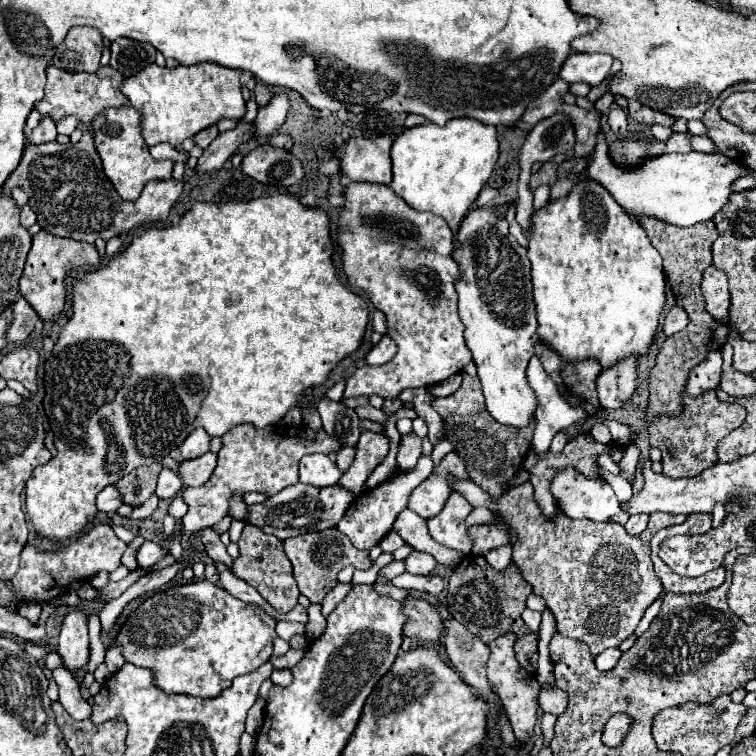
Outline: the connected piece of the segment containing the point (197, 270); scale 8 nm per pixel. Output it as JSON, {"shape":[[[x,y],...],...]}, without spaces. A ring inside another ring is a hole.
{"shape":[[[274,194],[274,196],[262,196],[262,198],[256,198],[256,200],[248,200],[248,202],[228,202],[228,204],[196,202],[196,204],[182,216],[182,220],[180,220],[178,226],[168,226],[168,228],[136,228],[130,246],[128,246],[124,252],[116,254],[106,266],[102,266],[102,268],[98,268],[98,270],[78,272],[78,274],[76,274],[76,278],[74,278],[74,282],[72,282],[72,318],[70,318],[68,324],[62,328],[60,338],[58,338],[58,342],[54,344],[54,350],[52,350],[52,354],[46,358],[46,364],[44,364],[44,400],[42,400],[42,406],[44,406],[44,412],[46,412],[46,416],[48,416],[48,420],[50,420],[50,430],[52,430],[52,434],[54,434],[54,446],[56,446],[58,454],[56,454],[48,464],[34,468],[34,470],[32,470],[32,476],[30,476],[28,482],[26,482],[26,510],[28,510],[30,522],[34,524],[34,528],[36,528],[42,536],[52,538],[52,540],[78,538],[78,536],[84,532],[84,528],[88,526],[88,522],[92,522],[92,520],[96,518],[96,512],[98,512],[98,510],[96,510],[92,504],[94,504],[96,494],[98,494],[102,488],[106,488],[106,486],[118,482],[122,476],[130,474],[130,472],[136,470],[138,466],[152,464],[154,460],[162,462],[162,458],[168,456],[170,450],[178,448],[178,446],[182,444],[182,440],[186,440],[186,436],[188,436],[194,428],[198,428],[198,426],[202,426],[210,436],[224,436],[224,434],[228,432],[228,428],[238,426],[238,424],[254,424],[256,428],[266,428],[266,426],[278,422],[278,420],[296,404],[296,396],[298,396],[298,394],[302,394],[306,388],[324,384],[326,378],[328,378],[328,372],[330,372],[342,358],[346,358],[348,354],[352,354],[352,352],[360,346],[362,336],[364,336],[364,330],[366,330],[366,324],[368,324],[368,308],[366,308],[366,302],[364,302],[358,294],[350,292],[350,288],[344,286],[340,272],[338,272],[338,270],[334,268],[334,264],[332,264],[332,258],[330,258],[330,256],[332,256],[334,248],[332,248],[332,244],[330,244],[330,226],[328,226],[328,224],[330,224],[330,222],[328,222],[328,216],[326,216],[324,212],[320,212],[320,210],[316,210],[316,208],[306,208],[306,206],[302,206],[300,200],[298,200],[296,196],[290,196],[290,194]]]}

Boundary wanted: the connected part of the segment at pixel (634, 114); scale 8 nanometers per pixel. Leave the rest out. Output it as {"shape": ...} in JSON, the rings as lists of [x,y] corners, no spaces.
{"shape":[[[628,100],[628,116],[636,122],[642,122],[646,126],[650,124],[662,124],[662,126],[672,126],[674,118],[672,116],[662,116],[662,112],[654,112],[652,108],[646,108],[634,100]]]}

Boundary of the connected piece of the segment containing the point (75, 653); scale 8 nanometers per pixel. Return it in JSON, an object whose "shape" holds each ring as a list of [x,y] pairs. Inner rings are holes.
{"shape":[[[80,610],[70,612],[64,618],[56,652],[62,658],[64,668],[70,674],[80,672],[88,662],[88,622]]]}

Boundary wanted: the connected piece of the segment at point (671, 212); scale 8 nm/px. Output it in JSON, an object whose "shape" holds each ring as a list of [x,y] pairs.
{"shape":[[[598,132],[598,142],[592,154],[590,164],[586,166],[584,176],[598,180],[614,200],[632,216],[654,216],[658,220],[668,220],[674,226],[694,226],[698,222],[712,220],[714,214],[728,202],[732,194],[732,184],[746,176],[746,168],[736,160],[730,160],[722,154],[704,154],[704,152],[688,152],[688,154],[662,154],[650,158],[642,164],[642,168],[626,170],[618,168],[610,156],[606,156],[606,138],[604,132]]]}

